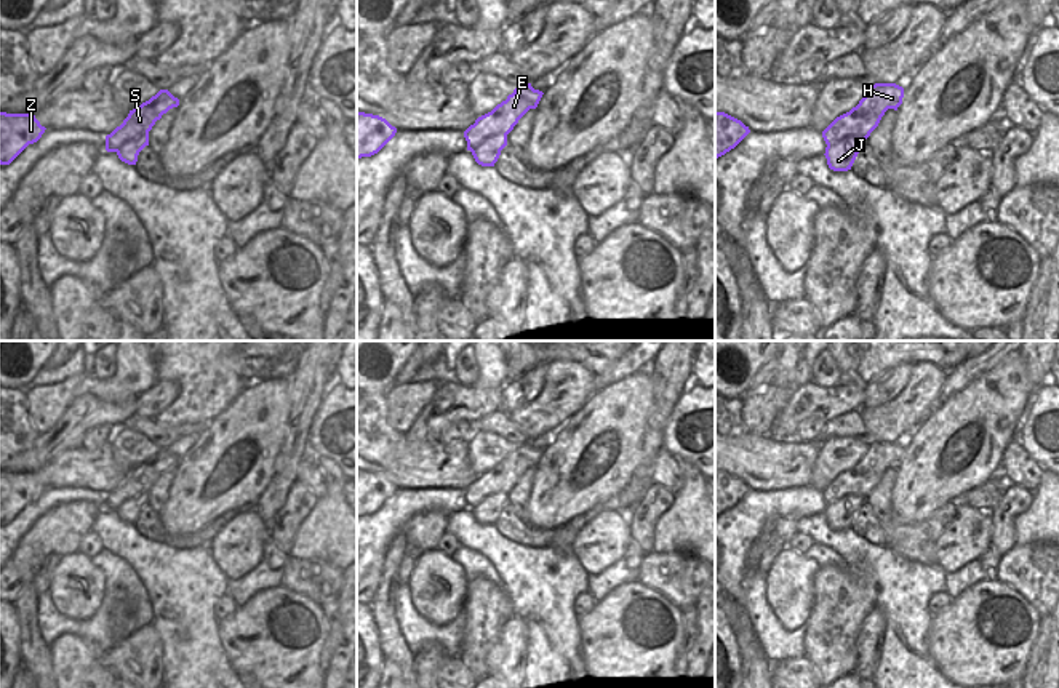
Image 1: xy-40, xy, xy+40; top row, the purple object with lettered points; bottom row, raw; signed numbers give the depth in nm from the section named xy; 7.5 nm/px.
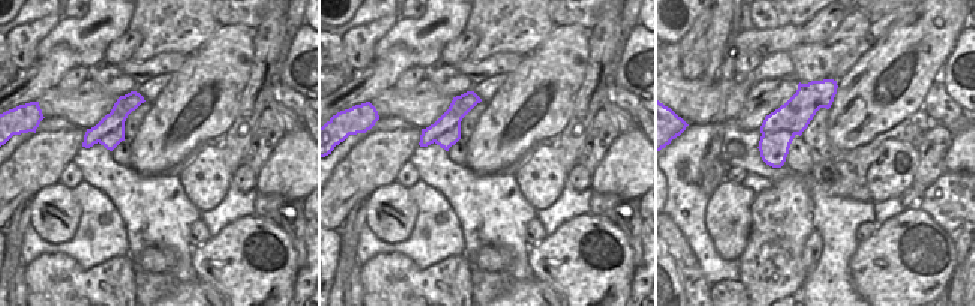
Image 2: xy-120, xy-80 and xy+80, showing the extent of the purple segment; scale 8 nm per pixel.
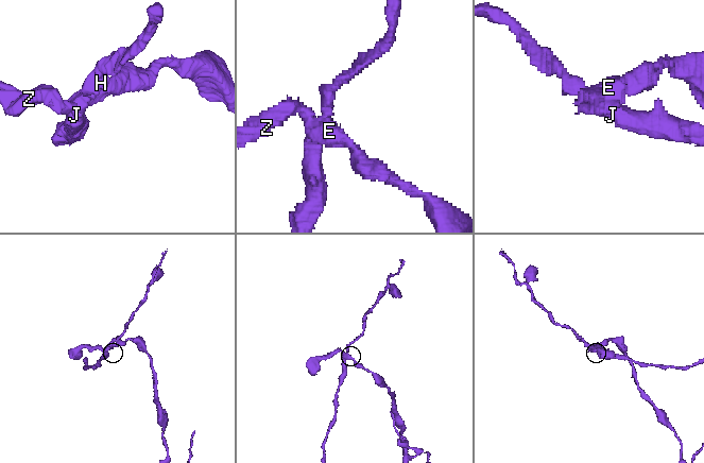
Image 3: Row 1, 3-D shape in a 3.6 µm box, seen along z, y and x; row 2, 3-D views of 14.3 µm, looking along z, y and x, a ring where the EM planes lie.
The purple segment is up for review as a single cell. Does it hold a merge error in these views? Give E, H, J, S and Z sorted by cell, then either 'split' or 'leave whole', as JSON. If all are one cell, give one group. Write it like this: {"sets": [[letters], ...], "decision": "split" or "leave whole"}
{"sets": [["E", "H", "S", "Z"], ["J"]], "decision": "split"}

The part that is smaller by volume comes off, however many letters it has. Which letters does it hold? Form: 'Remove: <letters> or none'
Remove: J

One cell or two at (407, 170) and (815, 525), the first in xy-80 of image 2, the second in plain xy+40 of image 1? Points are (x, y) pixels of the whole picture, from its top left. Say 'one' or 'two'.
two

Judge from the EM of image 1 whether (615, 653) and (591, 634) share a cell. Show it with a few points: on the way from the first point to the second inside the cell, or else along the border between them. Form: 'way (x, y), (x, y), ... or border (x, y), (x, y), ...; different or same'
way (608, 647), (597, 636); same

